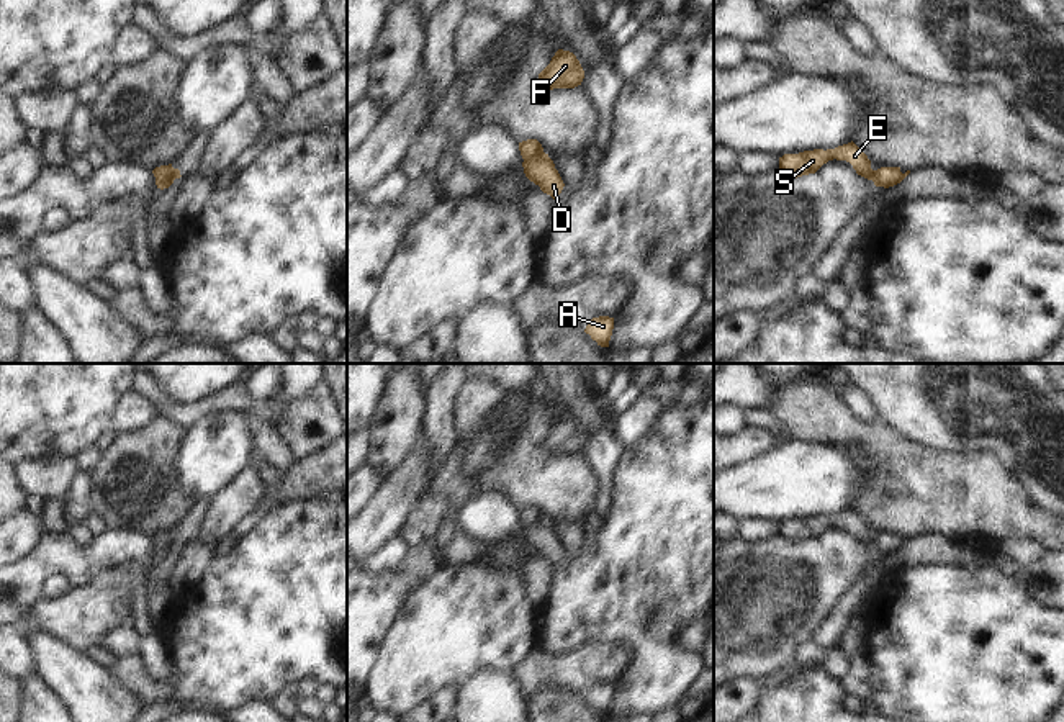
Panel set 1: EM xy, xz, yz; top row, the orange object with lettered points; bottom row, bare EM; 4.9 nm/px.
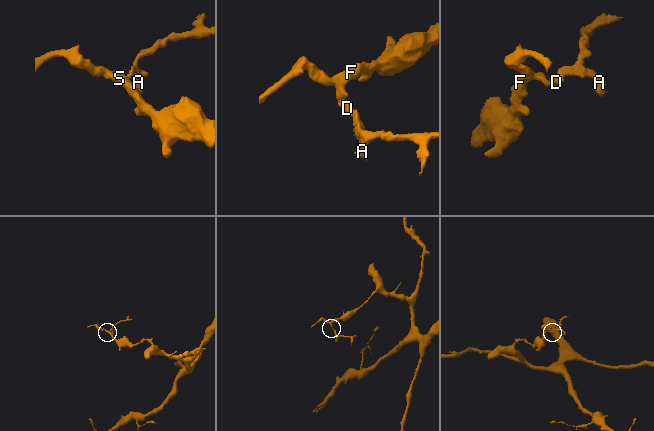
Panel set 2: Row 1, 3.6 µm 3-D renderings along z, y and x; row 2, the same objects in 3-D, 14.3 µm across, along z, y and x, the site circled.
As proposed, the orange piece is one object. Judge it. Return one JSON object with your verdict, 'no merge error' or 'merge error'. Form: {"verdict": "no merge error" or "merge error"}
{"verdict": "merge error"}

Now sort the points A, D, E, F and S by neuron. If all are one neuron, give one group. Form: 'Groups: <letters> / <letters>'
Groups: A D / E F S.

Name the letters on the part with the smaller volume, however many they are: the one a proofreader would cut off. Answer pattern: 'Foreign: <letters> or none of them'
Foreign: A, D

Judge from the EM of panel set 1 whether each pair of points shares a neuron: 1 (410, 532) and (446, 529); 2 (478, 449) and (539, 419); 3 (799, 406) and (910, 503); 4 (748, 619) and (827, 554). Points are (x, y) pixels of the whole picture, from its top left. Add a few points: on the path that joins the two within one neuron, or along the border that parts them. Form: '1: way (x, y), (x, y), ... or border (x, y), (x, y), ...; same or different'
1: border (446, 496), (447, 513), (432, 536); different
2: way (493, 446), (513, 426), (524, 421); same
3: way (830, 421), (860, 436), (896, 472); same
4: way (768, 603), (781, 591), (793, 588), (807, 573); same

